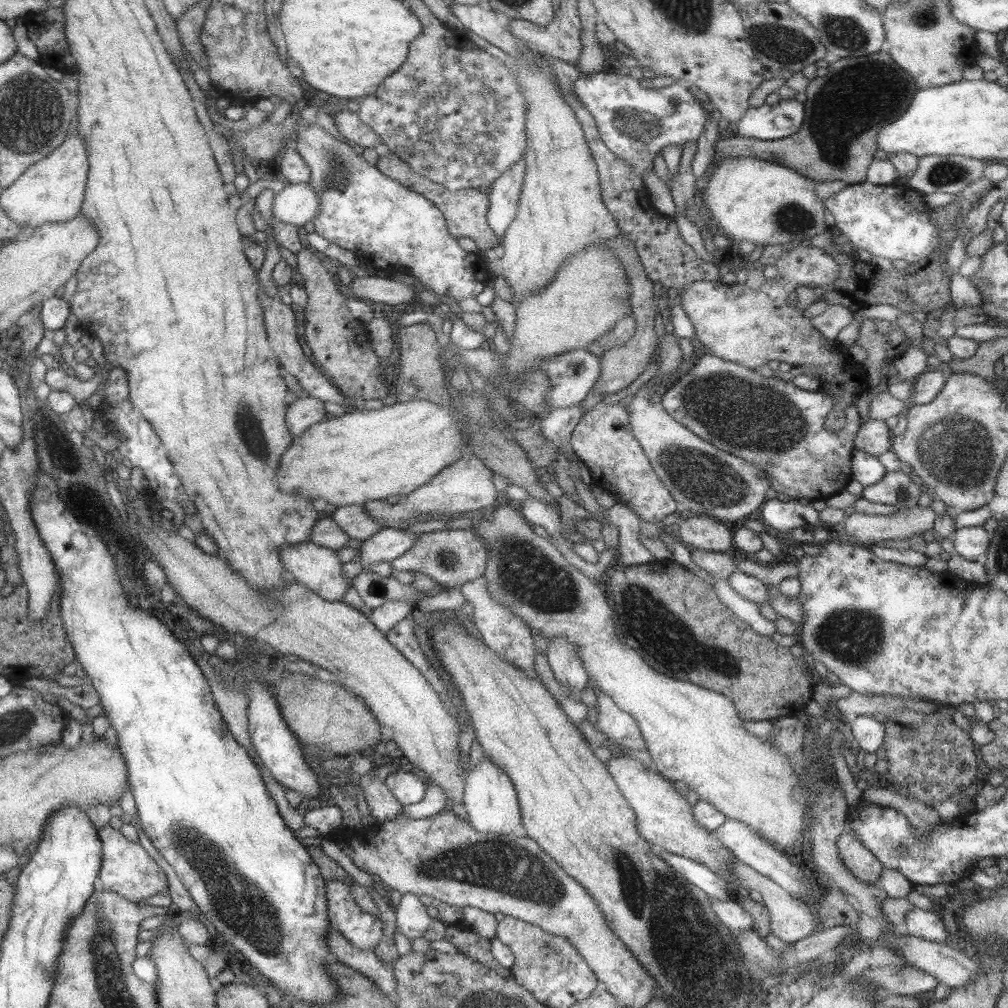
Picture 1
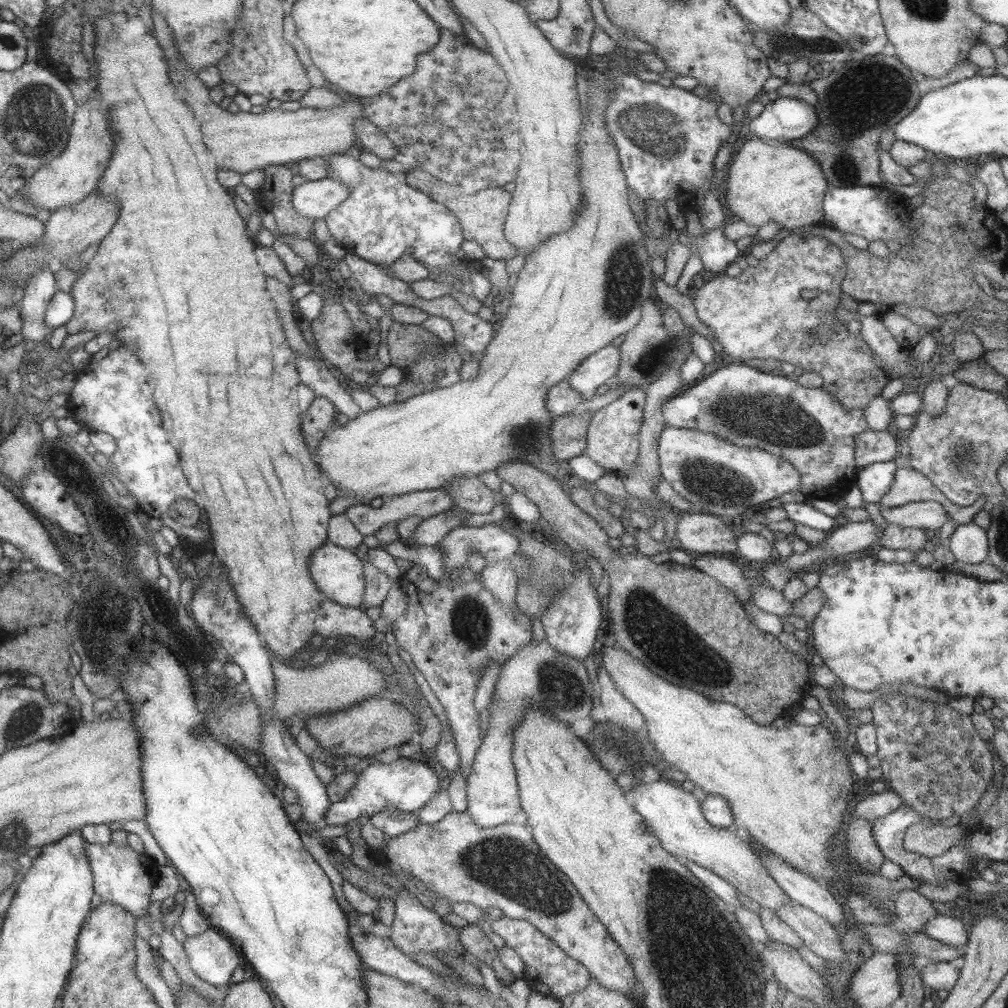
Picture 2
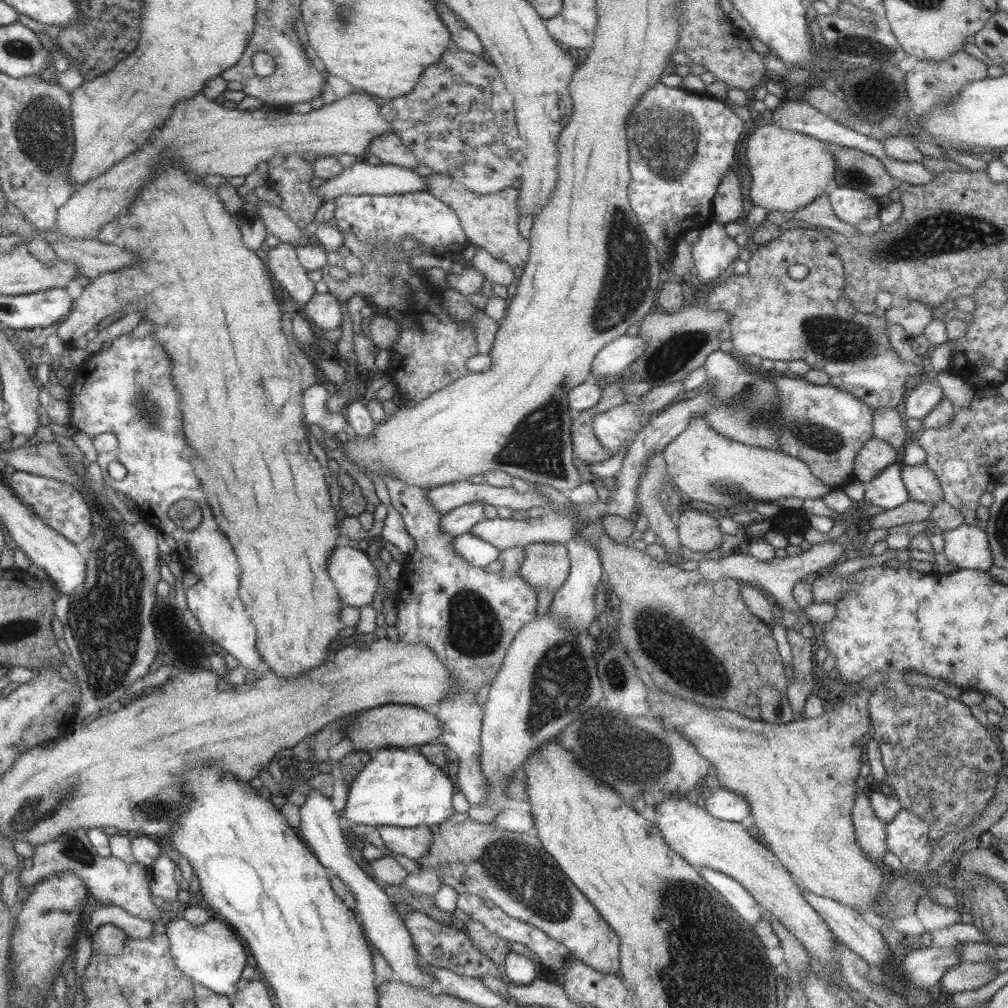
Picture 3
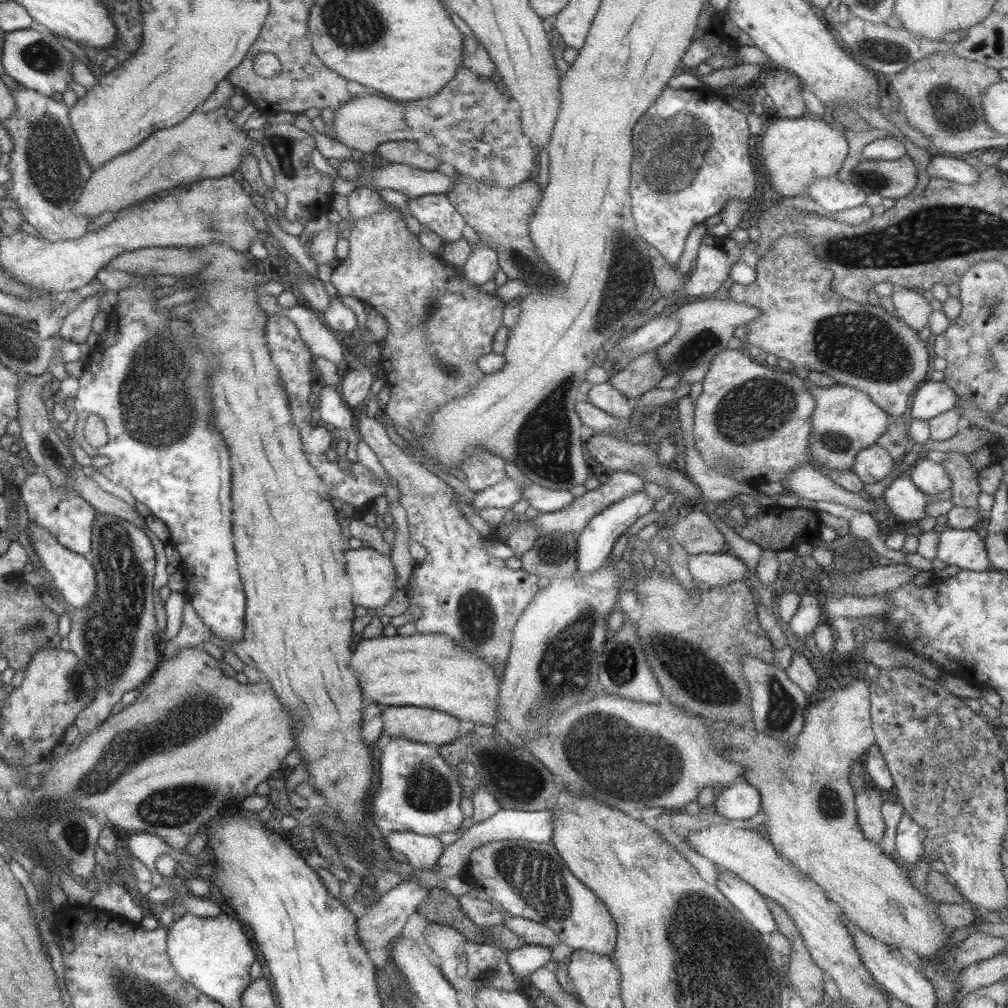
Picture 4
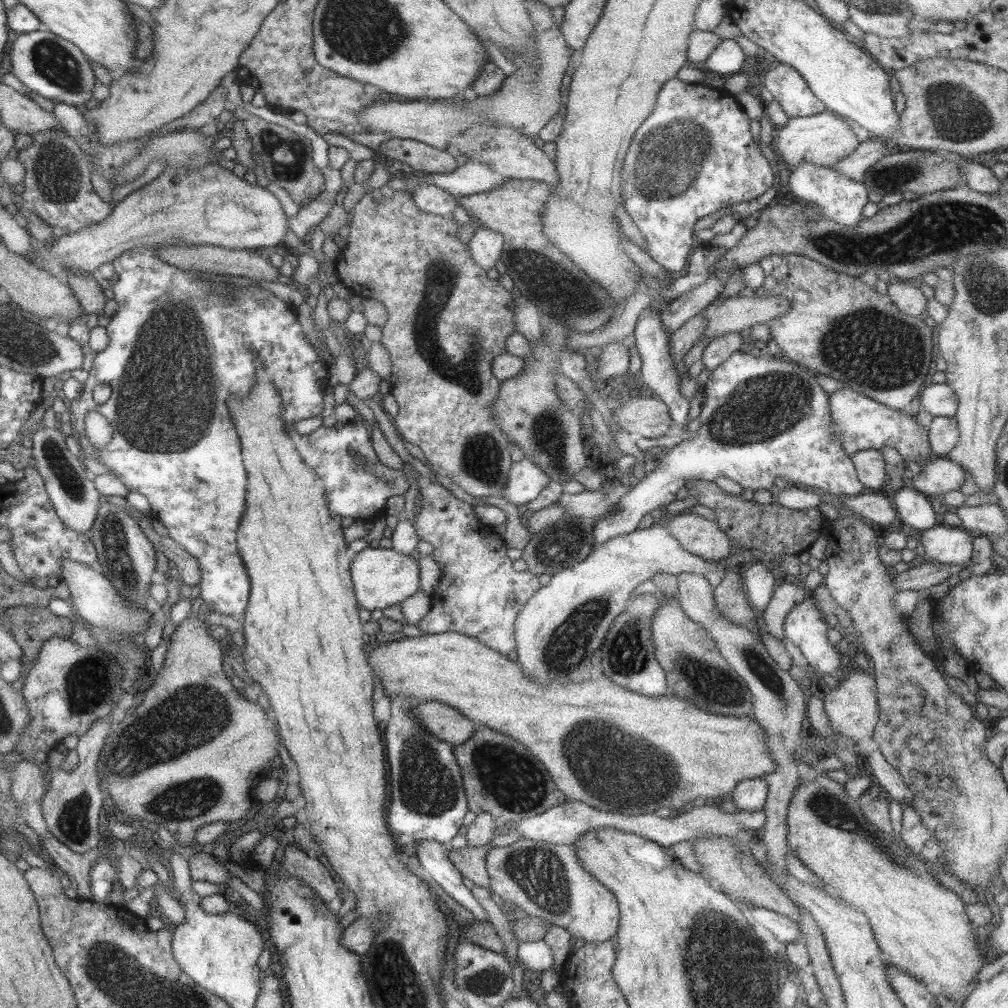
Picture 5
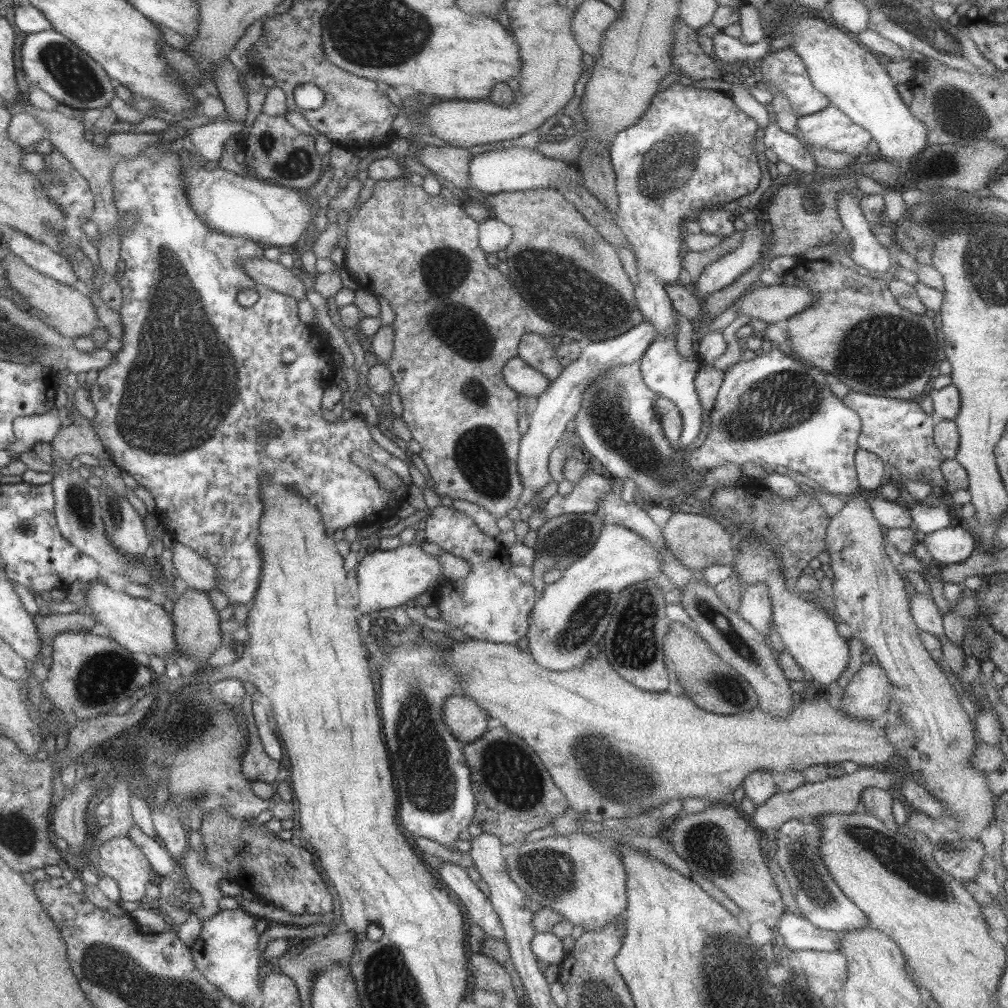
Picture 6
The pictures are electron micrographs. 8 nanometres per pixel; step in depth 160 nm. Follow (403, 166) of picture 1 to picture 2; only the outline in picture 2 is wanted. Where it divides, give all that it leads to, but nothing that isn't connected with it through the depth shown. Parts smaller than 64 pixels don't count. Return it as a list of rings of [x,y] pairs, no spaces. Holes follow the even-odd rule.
[[[409,169],[403,175],[404,181],[409,186],[424,192],[431,200],[445,205],[458,218],[462,238],[477,242],[481,246],[485,257],[495,260],[509,260],[518,254],[516,248],[509,244],[503,236],[503,225],[508,213],[511,196],[510,187],[488,188],[473,194],[467,194],[457,184],[445,184],[421,169]]]

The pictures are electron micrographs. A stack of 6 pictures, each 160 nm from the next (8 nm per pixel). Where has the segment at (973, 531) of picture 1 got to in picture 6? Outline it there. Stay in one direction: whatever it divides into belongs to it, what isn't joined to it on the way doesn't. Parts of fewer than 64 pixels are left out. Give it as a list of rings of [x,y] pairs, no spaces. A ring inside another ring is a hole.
[[[957,522],[953,526],[925,535],[922,542],[937,565],[949,565],[964,562],[979,547],[974,535],[960,528]]]

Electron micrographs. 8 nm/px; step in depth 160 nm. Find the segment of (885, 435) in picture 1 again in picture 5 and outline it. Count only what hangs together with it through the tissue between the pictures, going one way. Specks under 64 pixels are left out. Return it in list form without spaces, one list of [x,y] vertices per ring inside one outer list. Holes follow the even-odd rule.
[[[873,449],[853,453],[852,460],[856,477],[867,488],[879,489],[885,480],[885,463],[882,454]]]

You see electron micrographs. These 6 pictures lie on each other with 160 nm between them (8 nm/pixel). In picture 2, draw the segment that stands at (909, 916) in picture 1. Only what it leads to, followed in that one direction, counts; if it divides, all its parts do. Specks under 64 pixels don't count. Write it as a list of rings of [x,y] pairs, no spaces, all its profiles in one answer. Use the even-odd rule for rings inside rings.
[[[935,915],[928,918],[922,926],[922,933],[943,944],[963,947],[967,942],[968,932],[963,924],[953,916]]]

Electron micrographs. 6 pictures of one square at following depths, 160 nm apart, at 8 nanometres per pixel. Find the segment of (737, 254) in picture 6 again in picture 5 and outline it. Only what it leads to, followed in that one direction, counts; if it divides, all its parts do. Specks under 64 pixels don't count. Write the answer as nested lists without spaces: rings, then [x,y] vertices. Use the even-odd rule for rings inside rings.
[[[711,273],[703,284],[699,283],[699,286],[693,287],[693,290],[681,294],[681,297],[673,300],[667,309],[660,312],[661,326],[671,333],[677,330],[686,320],[700,314],[708,304],[719,297],[723,288],[721,282]]]

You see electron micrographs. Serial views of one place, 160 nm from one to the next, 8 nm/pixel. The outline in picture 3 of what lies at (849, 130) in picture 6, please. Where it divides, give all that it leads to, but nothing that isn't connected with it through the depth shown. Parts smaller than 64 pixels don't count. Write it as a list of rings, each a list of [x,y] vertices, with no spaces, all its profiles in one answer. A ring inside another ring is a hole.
[[[767,122],[756,127],[746,144],[745,164],[751,176],[747,194],[752,206],[793,212],[813,202],[831,186],[835,170],[831,143]]]

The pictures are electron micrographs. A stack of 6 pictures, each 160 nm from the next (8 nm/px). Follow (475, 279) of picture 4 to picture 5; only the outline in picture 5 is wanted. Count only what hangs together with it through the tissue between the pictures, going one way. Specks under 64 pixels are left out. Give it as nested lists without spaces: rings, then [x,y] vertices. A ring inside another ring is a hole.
[[[477,227],[468,242],[468,251],[473,262],[481,270],[493,268],[493,264],[500,260],[503,246],[503,237],[499,232]]]

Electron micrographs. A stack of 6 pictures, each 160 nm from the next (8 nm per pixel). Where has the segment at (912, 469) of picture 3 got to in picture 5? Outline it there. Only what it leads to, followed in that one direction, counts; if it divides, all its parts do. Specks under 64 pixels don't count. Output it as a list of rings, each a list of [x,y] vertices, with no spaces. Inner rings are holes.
[[[937,458],[925,462],[920,473],[911,476],[913,489],[921,494],[938,495],[955,491],[963,484],[961,466],[949,459]]]

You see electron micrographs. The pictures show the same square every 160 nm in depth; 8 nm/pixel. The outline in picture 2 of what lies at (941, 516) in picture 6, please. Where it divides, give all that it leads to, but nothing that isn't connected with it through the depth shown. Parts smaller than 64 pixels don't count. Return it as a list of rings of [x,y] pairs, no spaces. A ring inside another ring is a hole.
[[[893,460],[873,462],[873,464],[857,468],[856,485],[861,492],[864,505],[876,501],[887,492],[896,468]]]

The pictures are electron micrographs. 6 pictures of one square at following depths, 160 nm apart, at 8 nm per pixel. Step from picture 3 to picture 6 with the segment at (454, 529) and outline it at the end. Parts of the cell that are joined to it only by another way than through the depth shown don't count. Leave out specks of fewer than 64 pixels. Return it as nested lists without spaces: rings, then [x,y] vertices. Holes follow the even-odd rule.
[[[642,320],[612,339],[583,342],[577,359],[563,367],[558,377],[549,384],[550,387],[535,397],[535,409],[527,415],[528,429],[520,436],[516,462],[522,486],[529,488],[533,493],[539,493],[541,488],[551,480],[547,472],[547,458],[558,440],[570,427],[580,407],[581,393],[585,387],[595,380],[596,376],[612,366],[639,362],[641,355],[655,335],[655,329]]]

